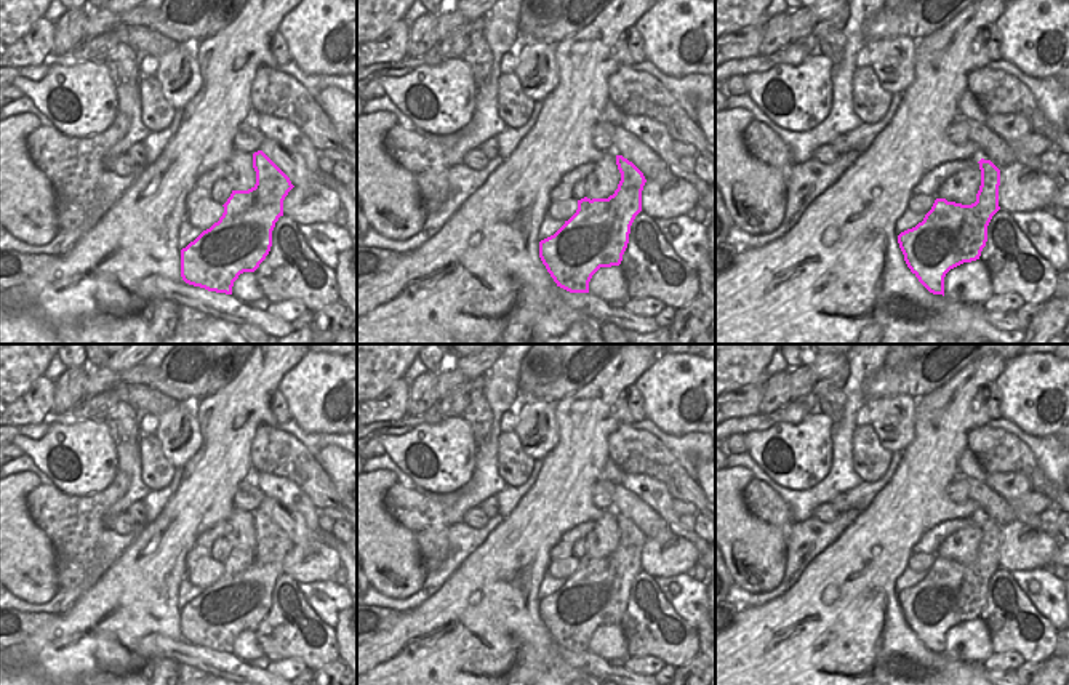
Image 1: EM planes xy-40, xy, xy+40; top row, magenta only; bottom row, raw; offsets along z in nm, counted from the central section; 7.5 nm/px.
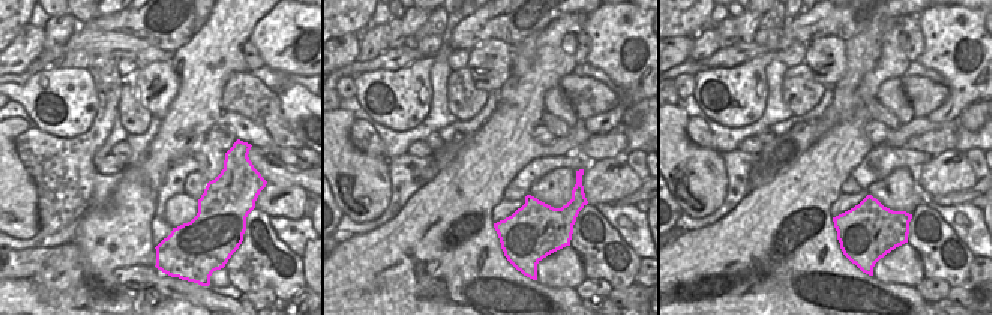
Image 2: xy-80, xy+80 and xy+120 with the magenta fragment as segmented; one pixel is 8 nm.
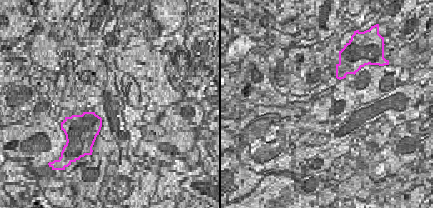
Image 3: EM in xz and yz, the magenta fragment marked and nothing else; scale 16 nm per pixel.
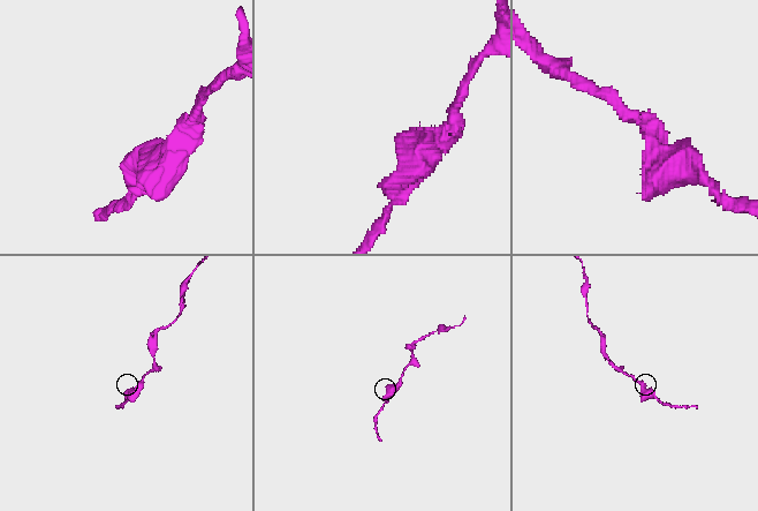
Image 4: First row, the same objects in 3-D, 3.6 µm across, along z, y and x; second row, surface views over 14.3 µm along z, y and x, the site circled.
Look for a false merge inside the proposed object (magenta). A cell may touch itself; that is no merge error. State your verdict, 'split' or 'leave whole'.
split

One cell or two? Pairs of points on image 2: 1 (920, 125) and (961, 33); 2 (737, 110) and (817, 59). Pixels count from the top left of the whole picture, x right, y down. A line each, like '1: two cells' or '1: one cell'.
1: two cells
2: two cells

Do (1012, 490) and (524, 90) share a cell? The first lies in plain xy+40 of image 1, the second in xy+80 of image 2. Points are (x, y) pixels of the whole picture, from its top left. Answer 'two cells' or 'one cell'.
two cells

